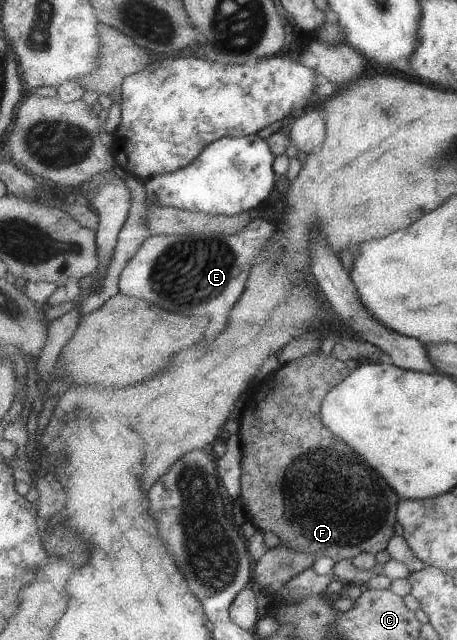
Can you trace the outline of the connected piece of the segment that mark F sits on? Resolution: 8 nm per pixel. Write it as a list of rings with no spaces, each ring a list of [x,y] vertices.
[[[321,351],[292,360],[269,380],[255,382],[238,419],[241,498],[247,521],[258,531],[275,533],[292,551],[329,556],[336,562],[353,560],[364,552],[377,556],[386,551],[401,503],[386,480],[368,468],[350,446],[336,440],[326,428],[320,434],[323,399],[351,371],[333,354],[325,356]]]

